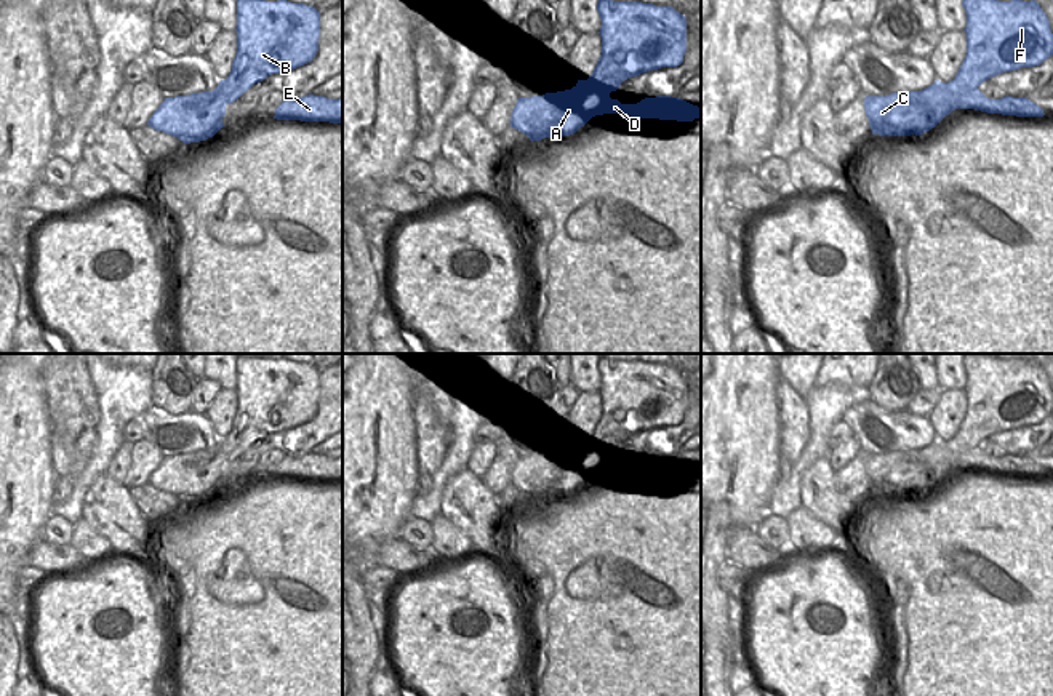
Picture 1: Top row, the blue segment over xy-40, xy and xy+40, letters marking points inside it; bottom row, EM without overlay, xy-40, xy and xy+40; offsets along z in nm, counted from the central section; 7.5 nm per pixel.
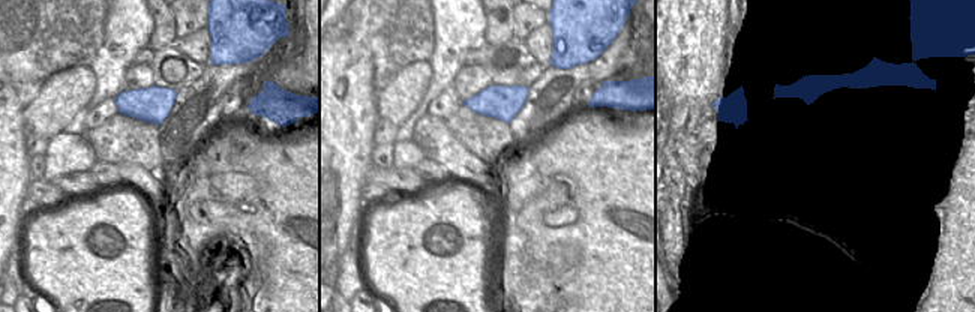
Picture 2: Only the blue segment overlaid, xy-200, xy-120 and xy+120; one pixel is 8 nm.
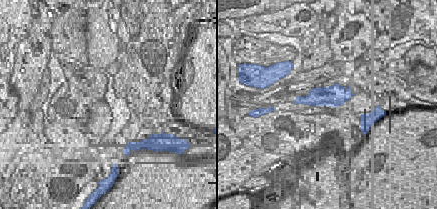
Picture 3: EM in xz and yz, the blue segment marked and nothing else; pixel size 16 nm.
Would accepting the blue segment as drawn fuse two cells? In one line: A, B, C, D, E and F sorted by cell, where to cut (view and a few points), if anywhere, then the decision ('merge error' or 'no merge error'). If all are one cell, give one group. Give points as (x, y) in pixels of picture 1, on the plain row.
groups A C D E / B F; cut xy (572, 447), (588, 452), (597, 445), (608, 452); merge error

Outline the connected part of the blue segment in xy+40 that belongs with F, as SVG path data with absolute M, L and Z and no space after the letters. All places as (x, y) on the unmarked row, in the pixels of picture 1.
M965 354L967 414L947 448L970 451L1003 430L1040 424L1053 413L1050 379L1040 363Z

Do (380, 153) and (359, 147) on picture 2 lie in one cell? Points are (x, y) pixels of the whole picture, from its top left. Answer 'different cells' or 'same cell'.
different cells

